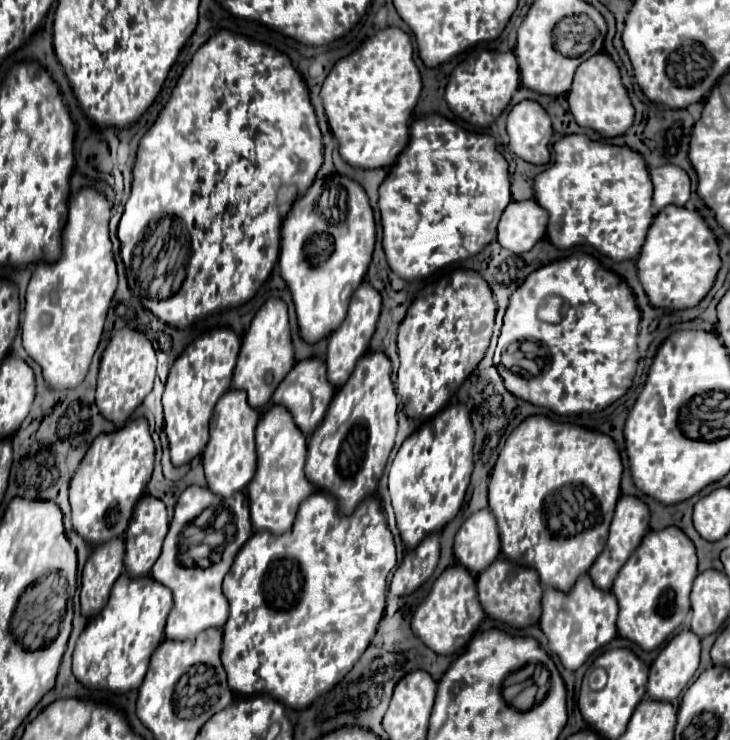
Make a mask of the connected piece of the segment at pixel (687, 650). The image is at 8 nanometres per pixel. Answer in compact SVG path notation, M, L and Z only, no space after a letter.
M681 630L659 652L649 670L647 694L653 700L673 702L687 688L699 666L701 638L691 630Z

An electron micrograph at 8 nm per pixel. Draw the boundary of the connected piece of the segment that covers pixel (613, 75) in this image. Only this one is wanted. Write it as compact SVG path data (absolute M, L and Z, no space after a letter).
M599 52L595 56L587 58L579 66L579 70L575 72L575 78L573 78L573 86L567 92L567 100L569 100L569 110L575 118L575 122L583 128L597 130L605 138L625 134L635 116L629 94L621 82L621 72L619 72L617 64L605 52Z

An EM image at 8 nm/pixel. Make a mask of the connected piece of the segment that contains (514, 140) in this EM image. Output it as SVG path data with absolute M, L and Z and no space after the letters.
M521 100L515 104L507 116L509 148L523 160L531 164L549 162L549 142L551 142L551 120L535 100Z

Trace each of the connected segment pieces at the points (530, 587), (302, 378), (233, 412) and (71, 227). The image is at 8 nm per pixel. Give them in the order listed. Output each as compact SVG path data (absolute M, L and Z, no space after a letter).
M497 558L487 570L477 576L477 592L485 614L495 620L511 624L515 628L525 628L537 624L541 618L543 586L533 568L521 566L507 558Z
M307 358L293 366L293 370L283 378L283 382L277 386L273 394L275 404L283 404L295 418L295 424L303 430L303 434L313 434L315 426L323 420L323 414L327 412L327 406L335 394L335 388L327 380L325 362L321 358Z
M243 390L225 392L213 412L209 442L203 452L203 466L209 490L223 498L243 490L255 474L257 456L255 456L255 426L259 422L259 412L247 404L247 394Z
M85 186L75 196L71 196L67 224L61 236L61 256L55 262L39 262L29 280L21 320L23 348L43 368L45 382L51 388L75 388L77 384L81 384L89 370L93 352L101 340L105 316L113 292L117 288L117 270L109 240L109 214L111 214L109 200L95 188Z

